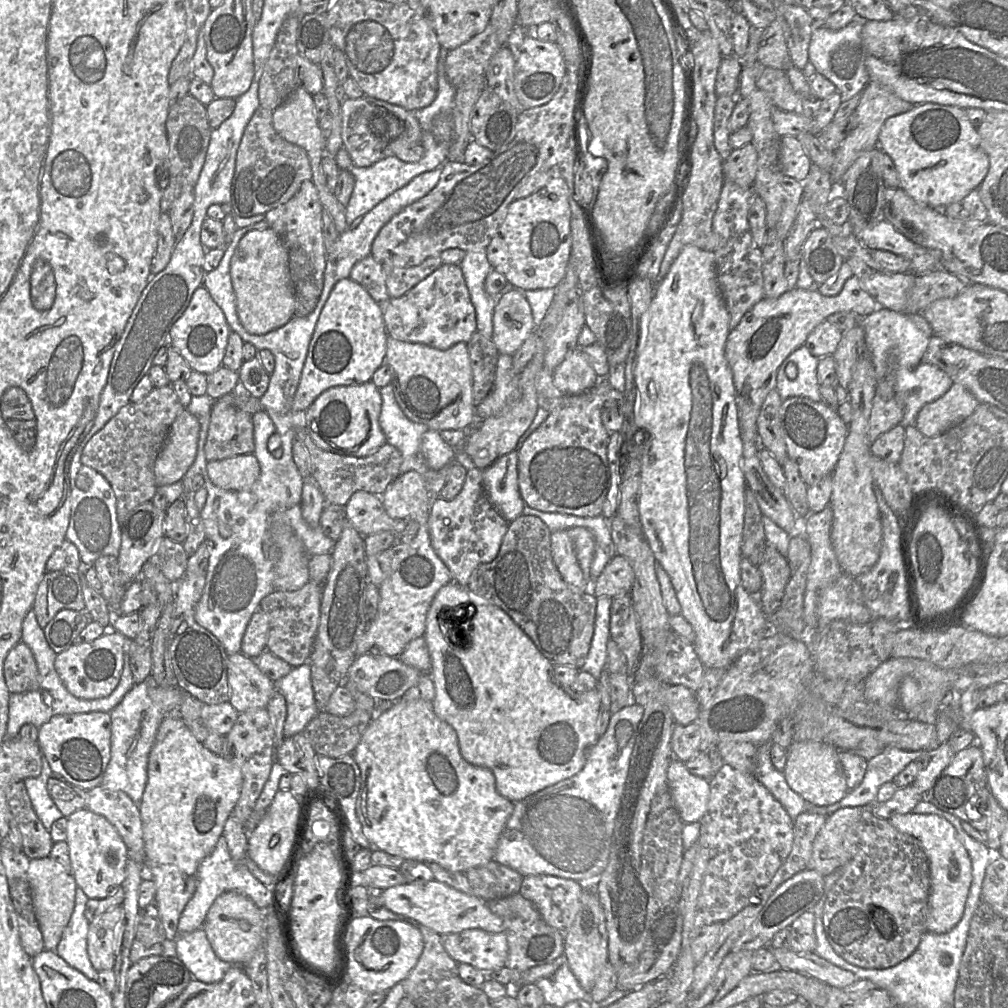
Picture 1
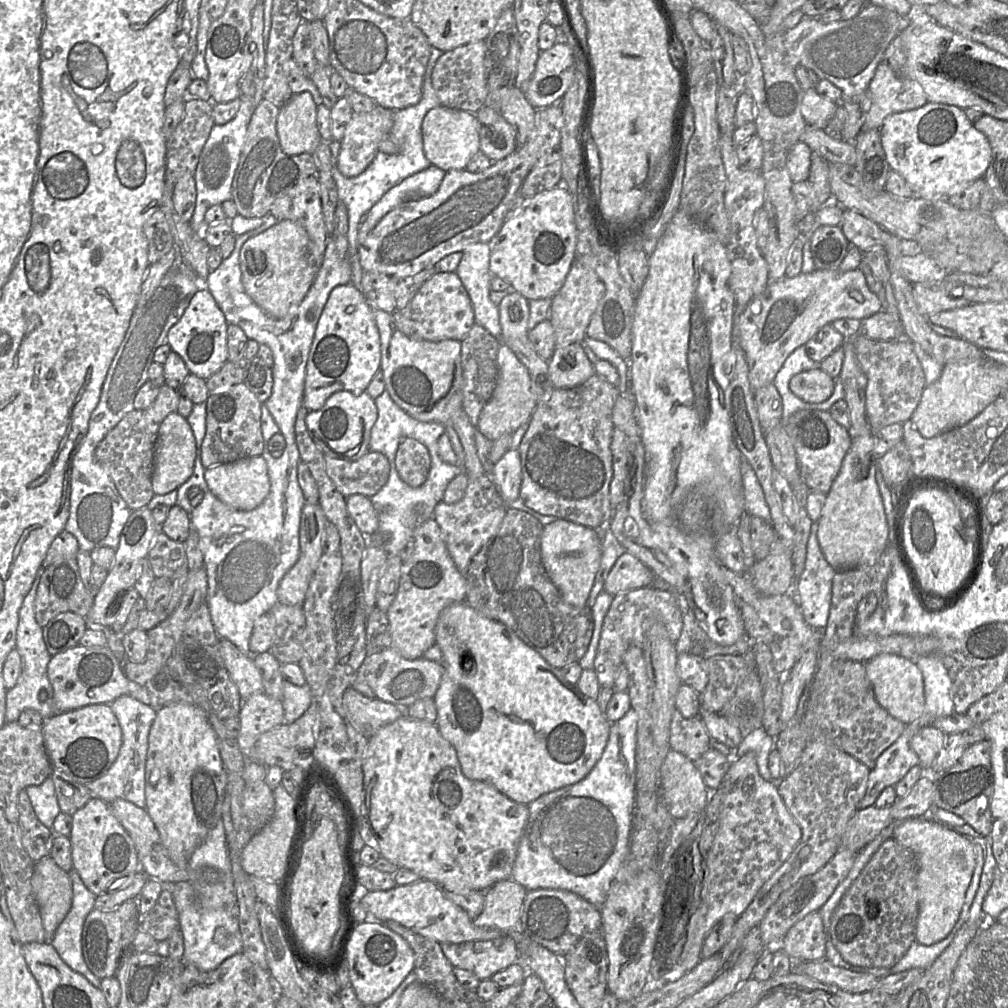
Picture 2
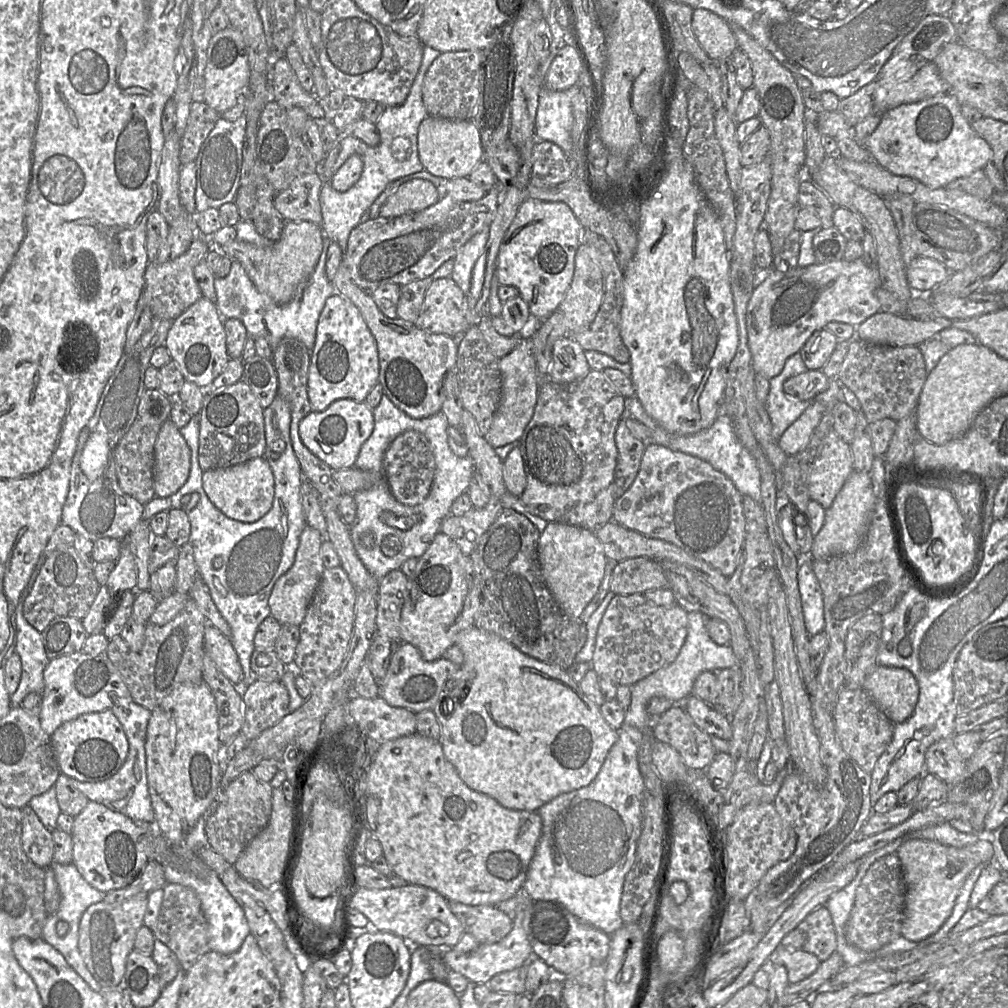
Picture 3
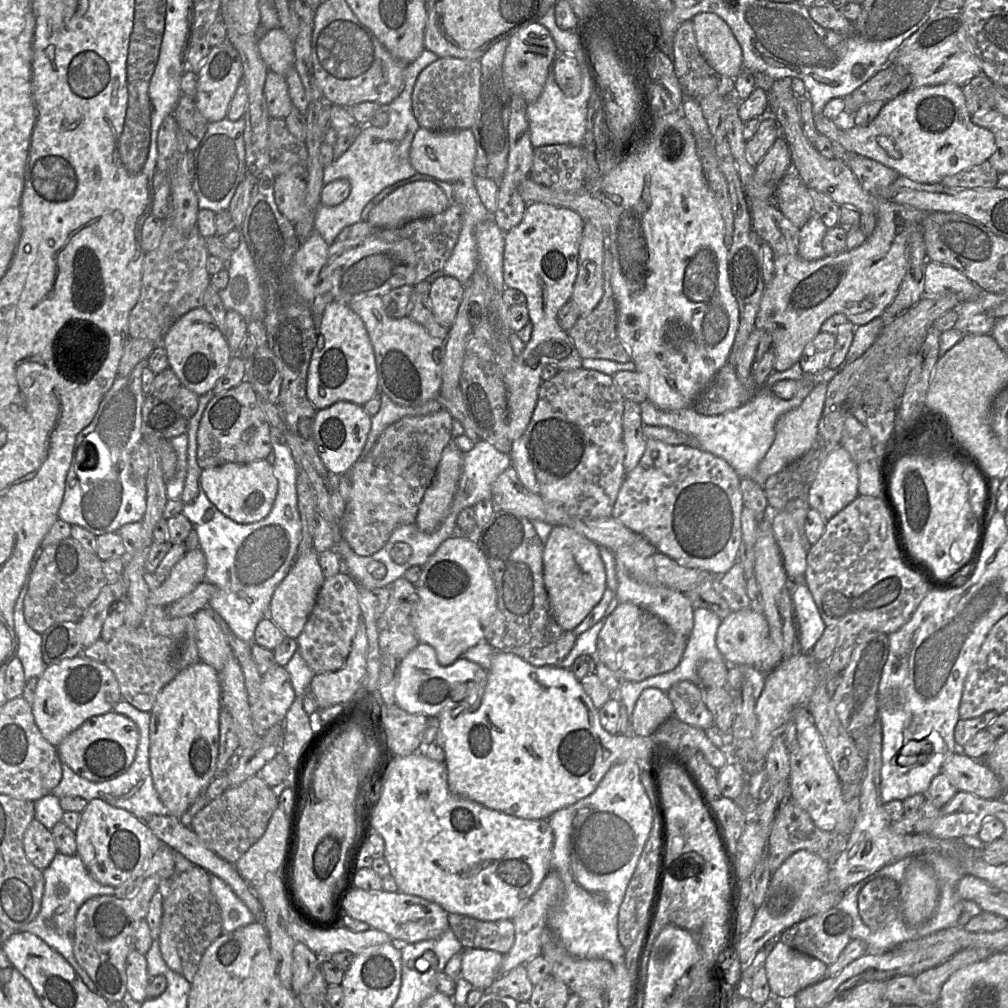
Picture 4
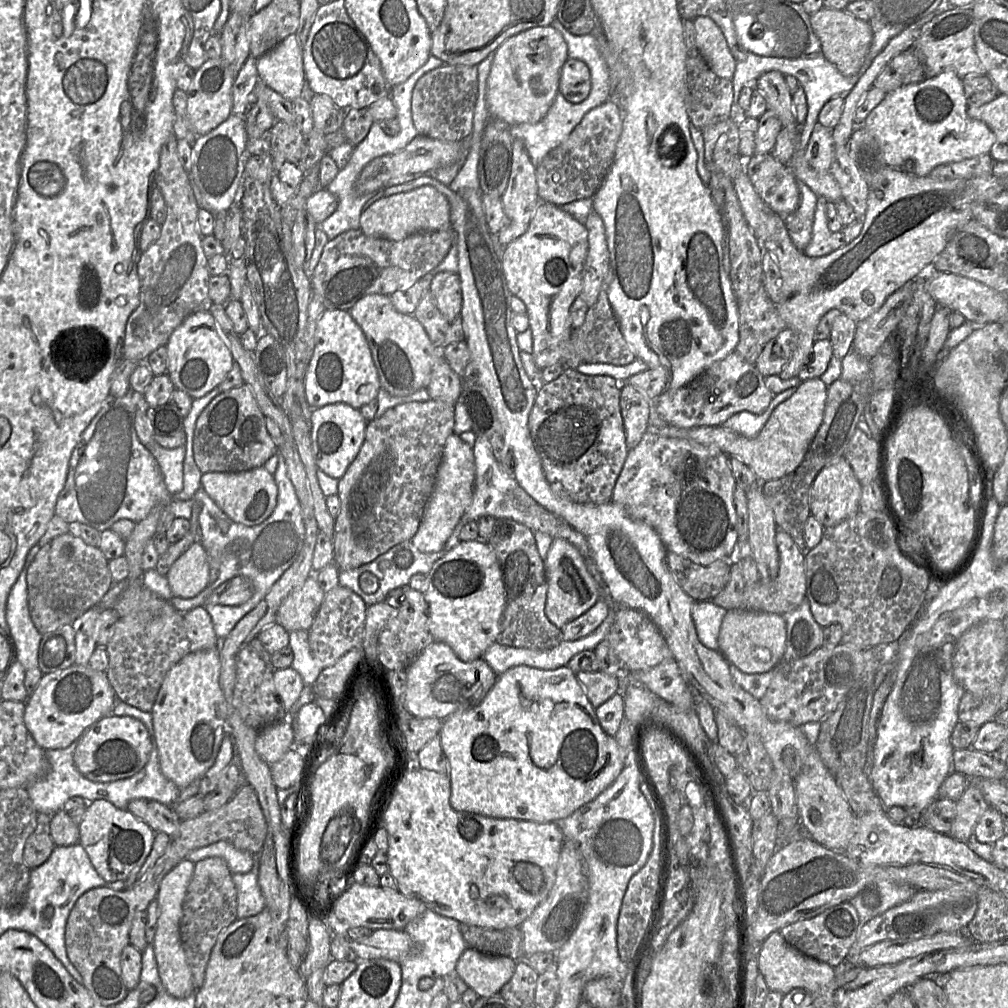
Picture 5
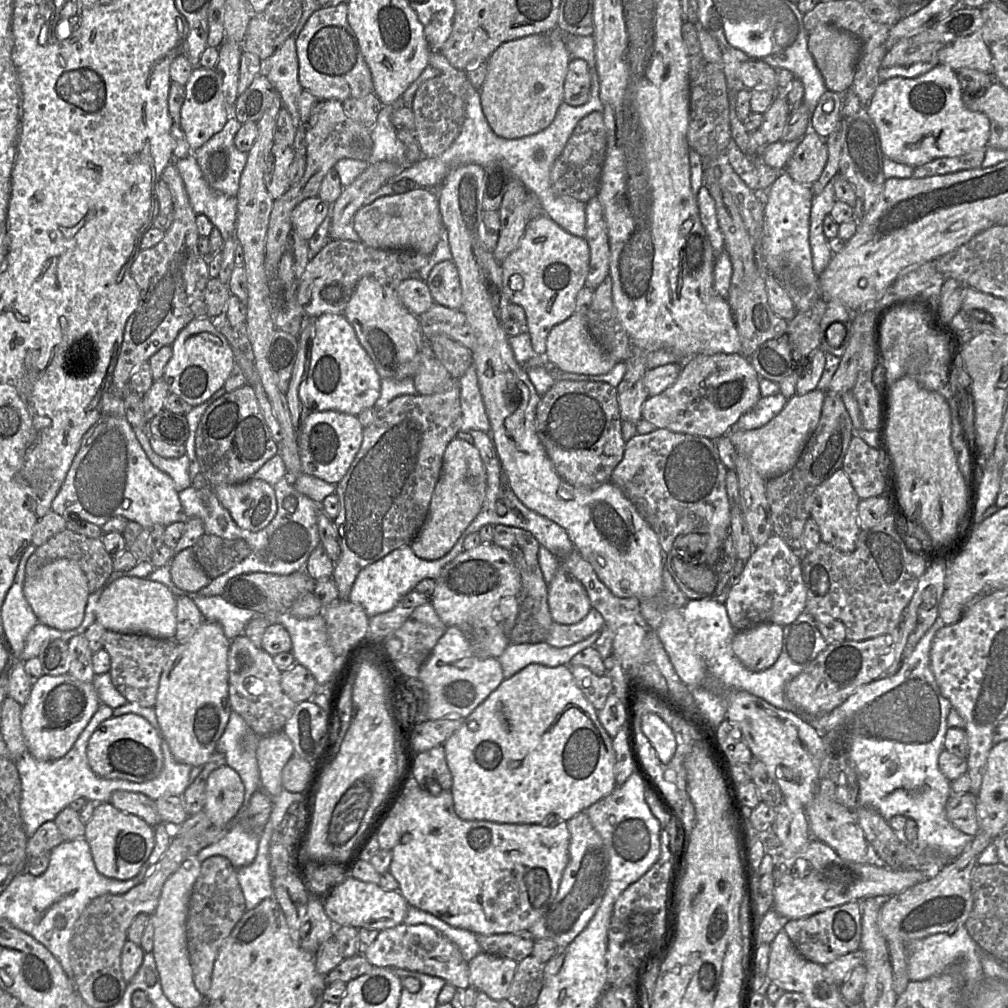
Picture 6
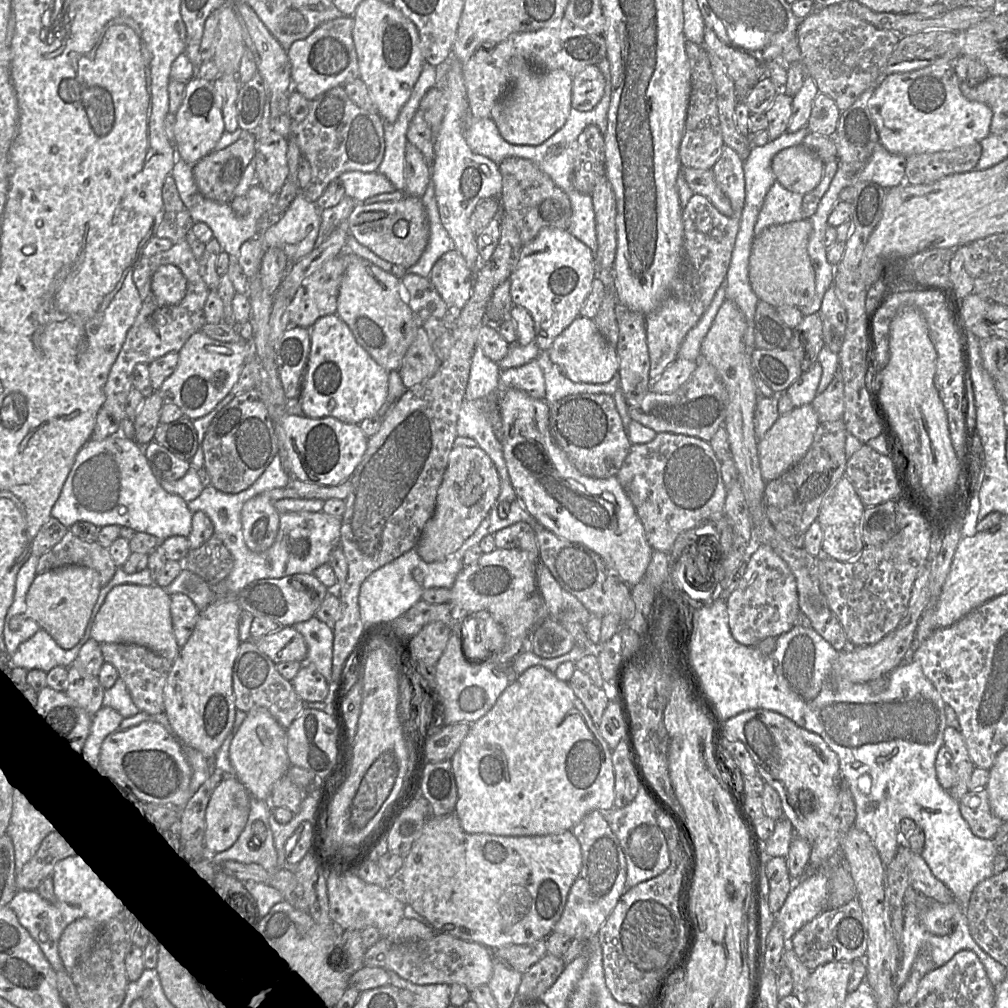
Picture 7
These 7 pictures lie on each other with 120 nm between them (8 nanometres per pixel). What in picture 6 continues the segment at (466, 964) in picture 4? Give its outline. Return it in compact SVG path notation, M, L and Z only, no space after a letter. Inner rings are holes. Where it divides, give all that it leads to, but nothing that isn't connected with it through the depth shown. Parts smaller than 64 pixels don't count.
M482 951L468 962L470 985L491 999L507 999L517 964L512 959Z

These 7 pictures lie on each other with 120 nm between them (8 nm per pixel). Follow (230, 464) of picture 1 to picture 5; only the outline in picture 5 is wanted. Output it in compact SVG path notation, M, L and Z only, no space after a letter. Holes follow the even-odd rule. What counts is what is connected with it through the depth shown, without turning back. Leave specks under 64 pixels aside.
M264 466L242 472L207 472L201 476L201 486L209 497L233 521L255 526L266 520L277 504L278 488L274 474Z

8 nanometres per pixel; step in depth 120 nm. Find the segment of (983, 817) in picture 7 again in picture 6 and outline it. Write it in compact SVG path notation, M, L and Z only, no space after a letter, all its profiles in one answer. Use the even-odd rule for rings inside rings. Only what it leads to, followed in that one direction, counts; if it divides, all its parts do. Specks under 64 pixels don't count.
M970 792L951 795L945 809L950 823L961 832L975 836L980 832L976 813L977 795Z

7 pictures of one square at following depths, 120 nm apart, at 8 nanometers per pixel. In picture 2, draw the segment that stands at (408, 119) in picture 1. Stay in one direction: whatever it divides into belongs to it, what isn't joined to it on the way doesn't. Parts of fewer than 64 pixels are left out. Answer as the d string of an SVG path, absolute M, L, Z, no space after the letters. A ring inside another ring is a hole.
M376 105L369 112L356 113L348 122L337 168L342 175L351 178L361 174L373 161L378 144L393 126L393 110Z

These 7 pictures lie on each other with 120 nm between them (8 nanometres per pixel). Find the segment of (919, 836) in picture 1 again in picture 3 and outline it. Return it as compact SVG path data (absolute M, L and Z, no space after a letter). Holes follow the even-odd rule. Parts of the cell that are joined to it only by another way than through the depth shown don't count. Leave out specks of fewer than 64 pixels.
M907 836L896 854L906 885L902 935L910 941L921 941L935 934L951 915L955 900L969 874L978 865L994 862L994 848L987 836L965 847L947 846Z

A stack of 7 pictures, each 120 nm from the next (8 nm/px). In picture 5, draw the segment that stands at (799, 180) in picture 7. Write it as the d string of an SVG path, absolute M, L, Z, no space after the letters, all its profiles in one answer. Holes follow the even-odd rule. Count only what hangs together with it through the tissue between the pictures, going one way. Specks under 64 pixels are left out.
M816 125L805 149L805 158L818 172L828 172L833 160L834 142L830 130Z

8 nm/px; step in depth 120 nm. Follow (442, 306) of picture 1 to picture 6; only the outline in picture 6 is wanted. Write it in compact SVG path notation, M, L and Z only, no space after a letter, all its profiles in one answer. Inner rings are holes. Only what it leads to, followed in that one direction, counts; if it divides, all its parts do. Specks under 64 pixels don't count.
M453 260L438 263L430 272L427 285L434 302L450 309L461 310L462 290Z

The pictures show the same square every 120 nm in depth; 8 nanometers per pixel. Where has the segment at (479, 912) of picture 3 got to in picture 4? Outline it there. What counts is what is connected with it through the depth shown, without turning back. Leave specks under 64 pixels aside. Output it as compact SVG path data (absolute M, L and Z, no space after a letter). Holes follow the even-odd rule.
M448 913L448 923L464 949L493 950L504 955L509 952L514 944L515 931L512 920L482 921L462 914Z

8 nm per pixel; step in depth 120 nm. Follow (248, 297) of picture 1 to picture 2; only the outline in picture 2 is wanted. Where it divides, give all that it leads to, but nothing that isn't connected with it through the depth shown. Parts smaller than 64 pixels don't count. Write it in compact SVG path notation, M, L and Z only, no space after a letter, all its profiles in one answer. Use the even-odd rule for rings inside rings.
M292 220L278 221L242 245L239 255L242 284L249 297L269 316L283 318L298 305L317 274L305 228Z

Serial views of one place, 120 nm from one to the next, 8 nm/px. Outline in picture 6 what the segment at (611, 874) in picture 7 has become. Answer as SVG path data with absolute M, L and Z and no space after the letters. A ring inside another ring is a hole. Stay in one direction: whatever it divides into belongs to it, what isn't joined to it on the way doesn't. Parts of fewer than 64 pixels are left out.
M586 812L566 822L570 833L569 862L563 871L558 893L548 911L529 929L535 940L550 940L566 948L589 924L608 886L609 856L602 838Z

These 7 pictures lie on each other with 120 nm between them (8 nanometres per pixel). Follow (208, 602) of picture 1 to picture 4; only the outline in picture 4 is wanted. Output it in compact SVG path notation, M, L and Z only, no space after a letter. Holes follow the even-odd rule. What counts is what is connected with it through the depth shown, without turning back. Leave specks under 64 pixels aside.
M271 426L270 437L276 456L273 471L278 481L278 492L270 513L264 519L248 524L231 520L207 498L201 486L197 498L185 504L181 512L198 535L200 549L206 559L205 581L217 587L208 607L250 646L255 643L258 623L269 617L268 609L274 591L294 563L302 539L297 497L298 468L289 446L279 444L279 438L283 436Z

